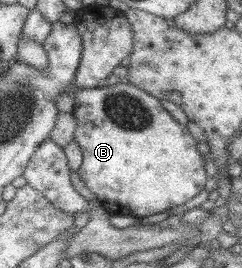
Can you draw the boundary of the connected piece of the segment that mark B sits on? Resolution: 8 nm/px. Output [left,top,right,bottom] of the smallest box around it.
[66,80,206,219]

